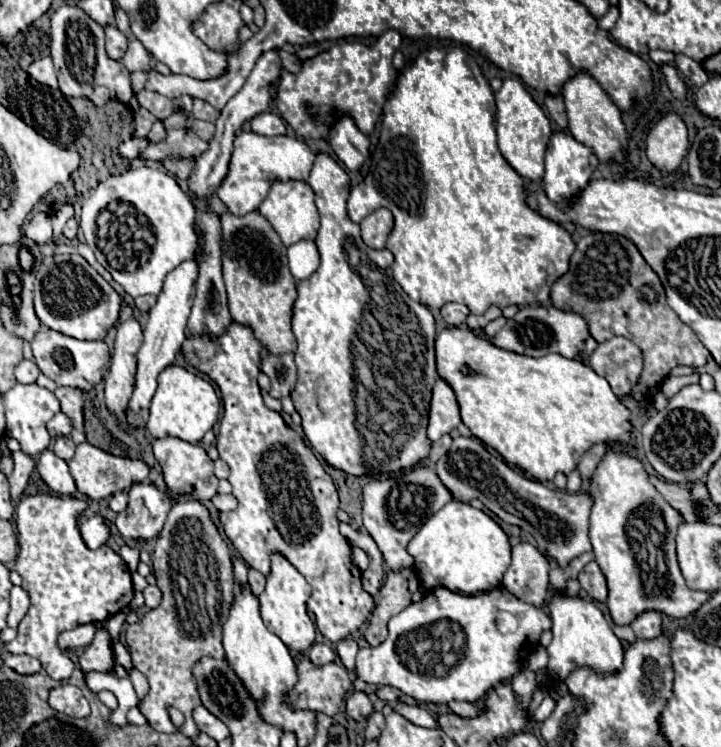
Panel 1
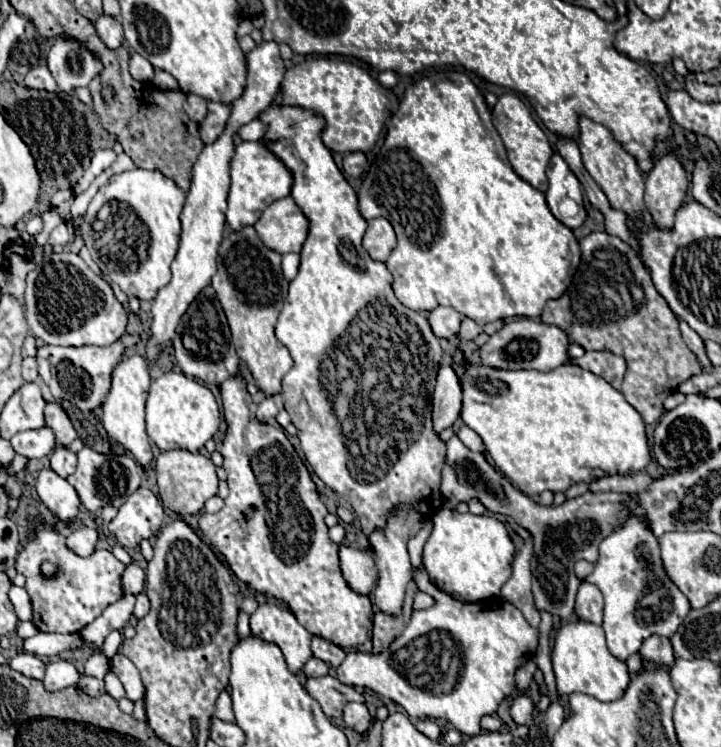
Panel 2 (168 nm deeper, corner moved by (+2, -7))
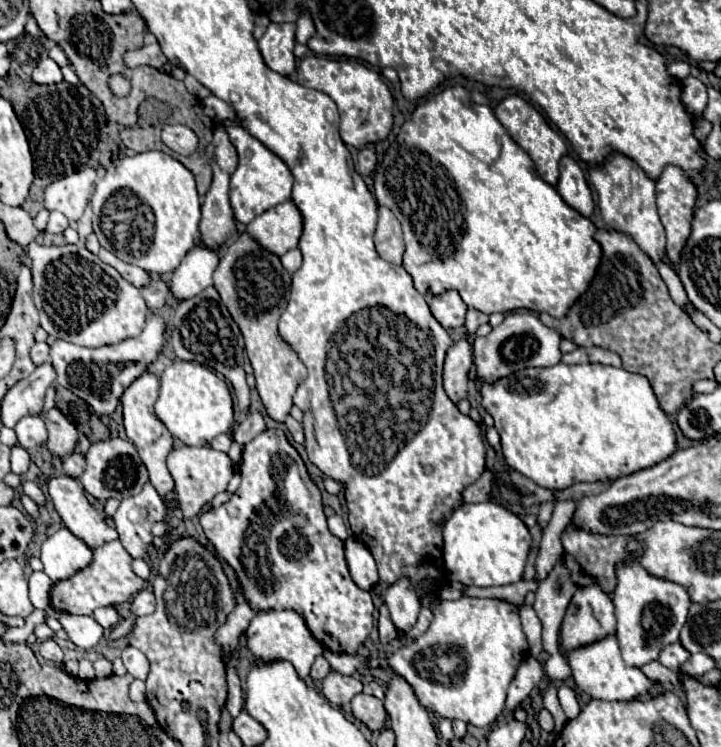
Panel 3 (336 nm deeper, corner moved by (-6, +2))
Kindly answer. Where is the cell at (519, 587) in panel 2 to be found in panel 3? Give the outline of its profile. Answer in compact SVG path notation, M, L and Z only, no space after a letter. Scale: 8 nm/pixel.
M520 608L522 628L530 644L530 654L538 656L542 652L542 624L534 612L534 608Z

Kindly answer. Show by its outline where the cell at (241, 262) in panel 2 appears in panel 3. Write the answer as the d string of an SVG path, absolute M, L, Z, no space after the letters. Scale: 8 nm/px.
M244 232L234 244L222 248L220 264L214 272L214 288L244 336L246 352L254 368L256 390L264 402L266 414L274 422L284 422L292 410L292 396L306 374L304 364L278 334L278 318L288 304L290 274L284 270L278 256L264 250L248 232Z

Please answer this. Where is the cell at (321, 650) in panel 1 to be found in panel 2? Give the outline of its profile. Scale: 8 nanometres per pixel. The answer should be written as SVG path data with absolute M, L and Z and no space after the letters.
M312 657L306 665L304 665L304 673L306 677L322 677L322 675L328 675L330 673L330 667L318 659L318 657Z

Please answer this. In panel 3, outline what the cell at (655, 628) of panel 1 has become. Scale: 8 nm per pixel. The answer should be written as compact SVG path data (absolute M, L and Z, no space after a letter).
M674 642L670 646L666 646L660 654L660 664L664 664L668 670L672 672L680 672L680 666L690 658L688 650L684 650L684 646L680 646L680 642Z

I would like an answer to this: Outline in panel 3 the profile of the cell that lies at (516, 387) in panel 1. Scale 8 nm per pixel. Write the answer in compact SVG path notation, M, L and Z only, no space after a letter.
M558 362L556 366L550 368L524 368L518 374L512 374L508 378L498 380L494 386L484 384L482 386L482 406L486 408L486 412L492 414L494 418L494 426L500 434L500 442L502 442L502 454L504 460L510 468L518 470L520 474L528 476L530 480L534 480L538 486L548 488L548 490L562 490L568 488L576 482L612 482L616 478L634 474L638 470L650 468L662 460L666 460L668 456L672 456L676 452L676 432L674 426L668 418L668 414L664 410L660 410L658 398L654 396L654 390L648 382L648 378L644 378L642 374L634 374L634 372L626 372L622 368L614 368L614 366L604 366L604 364L576 364L576 366L568 366L564 362Z

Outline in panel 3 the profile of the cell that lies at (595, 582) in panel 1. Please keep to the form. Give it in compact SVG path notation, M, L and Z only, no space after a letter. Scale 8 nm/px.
M578 588L572 596L572 602L566 608L562 626L560 626L560 646L564 652L572 652L580 646L588 646L592 642L598 642L600 638L606 638L608 634L616 632L616 616L614 616L614 604L612 600L598 588Z

